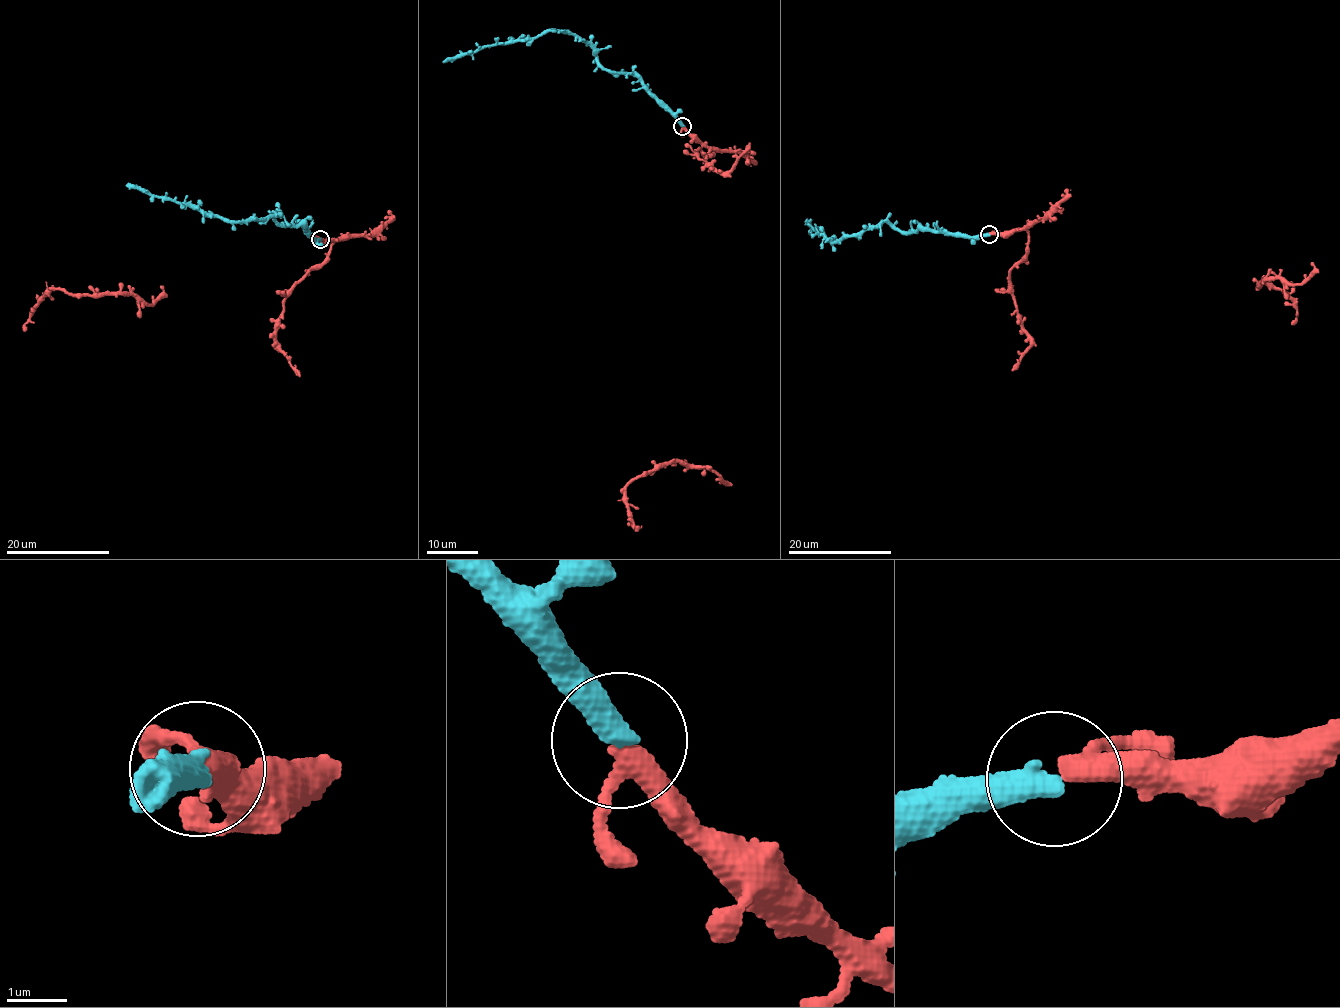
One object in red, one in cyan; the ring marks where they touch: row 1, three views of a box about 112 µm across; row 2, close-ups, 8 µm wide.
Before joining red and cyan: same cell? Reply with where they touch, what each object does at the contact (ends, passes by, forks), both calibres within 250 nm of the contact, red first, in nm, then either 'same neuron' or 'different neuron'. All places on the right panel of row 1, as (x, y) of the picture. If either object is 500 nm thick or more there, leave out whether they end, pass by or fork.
place (989, 234); red passes by; cyan ends; calibres 280 and 440 nm; same neuron

